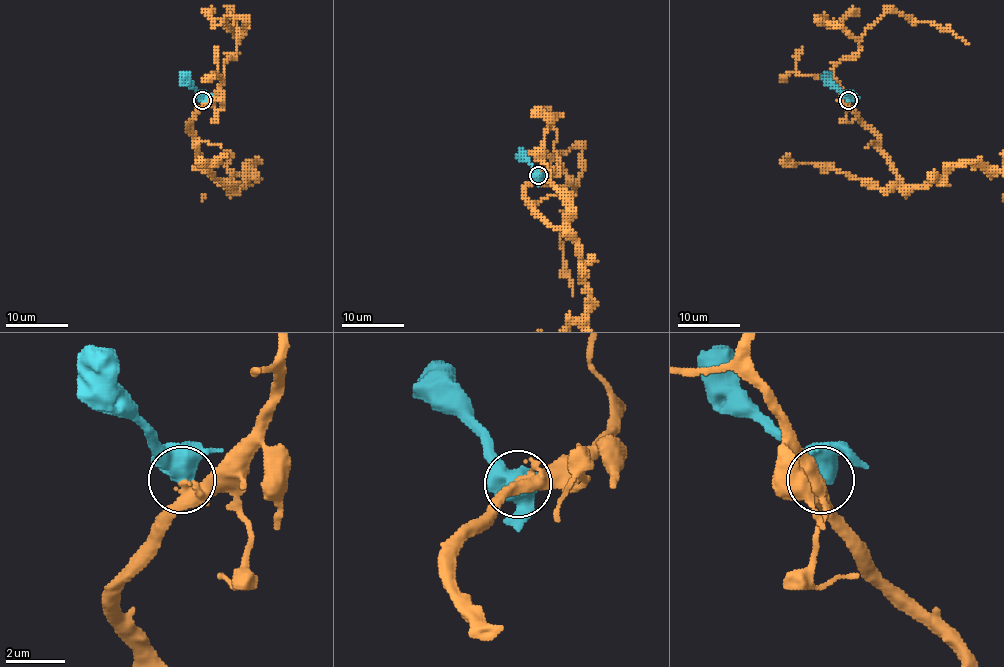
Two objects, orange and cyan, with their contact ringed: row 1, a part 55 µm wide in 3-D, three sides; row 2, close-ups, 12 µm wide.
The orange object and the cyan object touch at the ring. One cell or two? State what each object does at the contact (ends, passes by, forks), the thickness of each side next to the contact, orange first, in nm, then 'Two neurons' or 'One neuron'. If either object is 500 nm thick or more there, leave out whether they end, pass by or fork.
Thickness 360 nm (orange) against 750 nm. Two neurons

